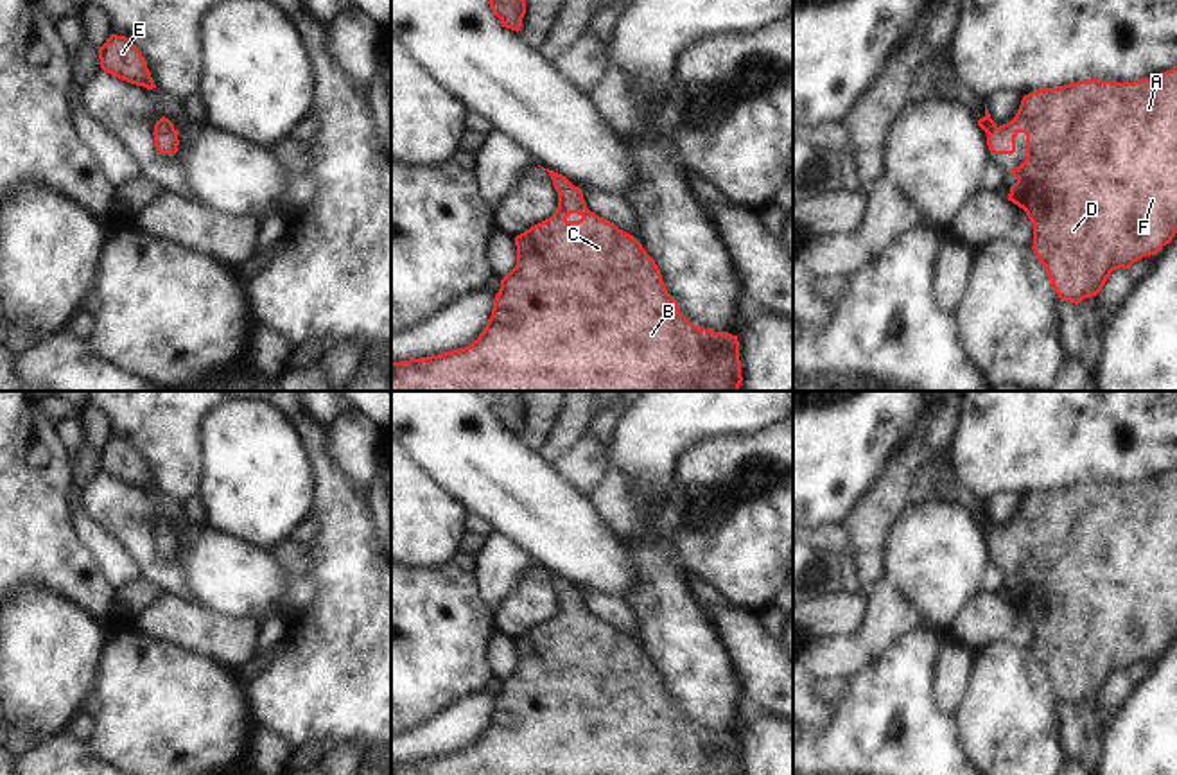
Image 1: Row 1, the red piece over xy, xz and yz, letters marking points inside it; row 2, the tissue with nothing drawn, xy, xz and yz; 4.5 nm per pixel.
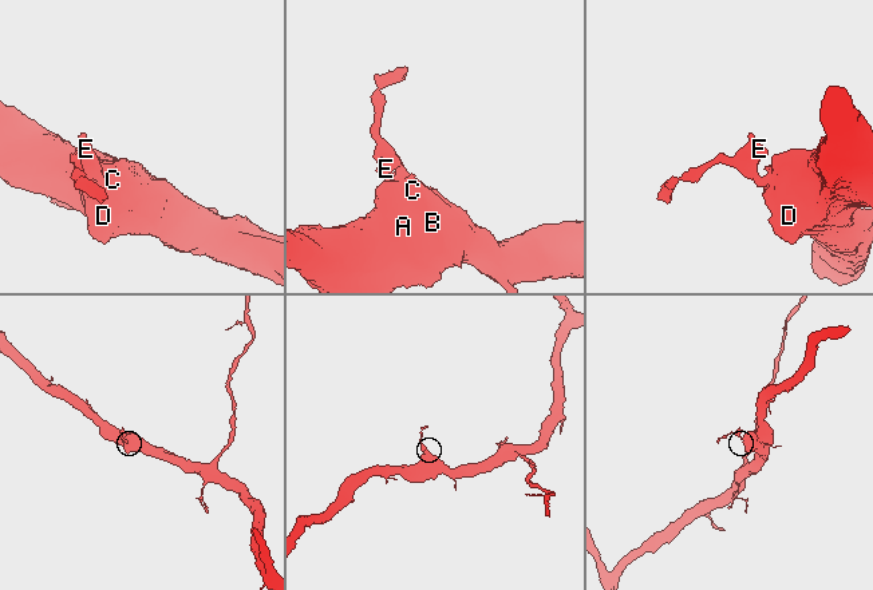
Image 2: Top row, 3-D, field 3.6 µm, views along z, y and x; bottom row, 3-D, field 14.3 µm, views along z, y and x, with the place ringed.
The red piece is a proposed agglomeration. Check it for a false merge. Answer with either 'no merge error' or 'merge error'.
no merge error

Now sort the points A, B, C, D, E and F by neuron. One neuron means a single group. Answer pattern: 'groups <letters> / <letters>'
groups A B C D E F

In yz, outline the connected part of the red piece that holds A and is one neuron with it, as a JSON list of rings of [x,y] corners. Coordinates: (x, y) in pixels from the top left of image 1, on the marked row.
[[[1177,66],[1150,79],[1139,79],[1134,83],[1112,83],[1100,79],[1085,79],[1069,83],[1057,88],[1042,88],[1023,97],[1016,117],[996,126],[985,104],[985,117],[978,120],[978,126],[989,135],[987,145],[990,154],[1014,154],[1016,136],[1026,135],[1026,160],[1008,172],[1017,179],[1010,187],[1008,201],[1023,208],[1033,224],[1033,253],[1044,266],[1046,274],[1060,300],[1078,305],[1089,296],[1096,296],[1105,285],[1112,271],[1130,266],[1143,257],[1157,255],[1177,233]]]

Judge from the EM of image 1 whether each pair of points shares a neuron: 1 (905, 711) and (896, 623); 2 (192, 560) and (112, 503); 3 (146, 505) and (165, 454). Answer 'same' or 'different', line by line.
1: different
2: different
3: different

